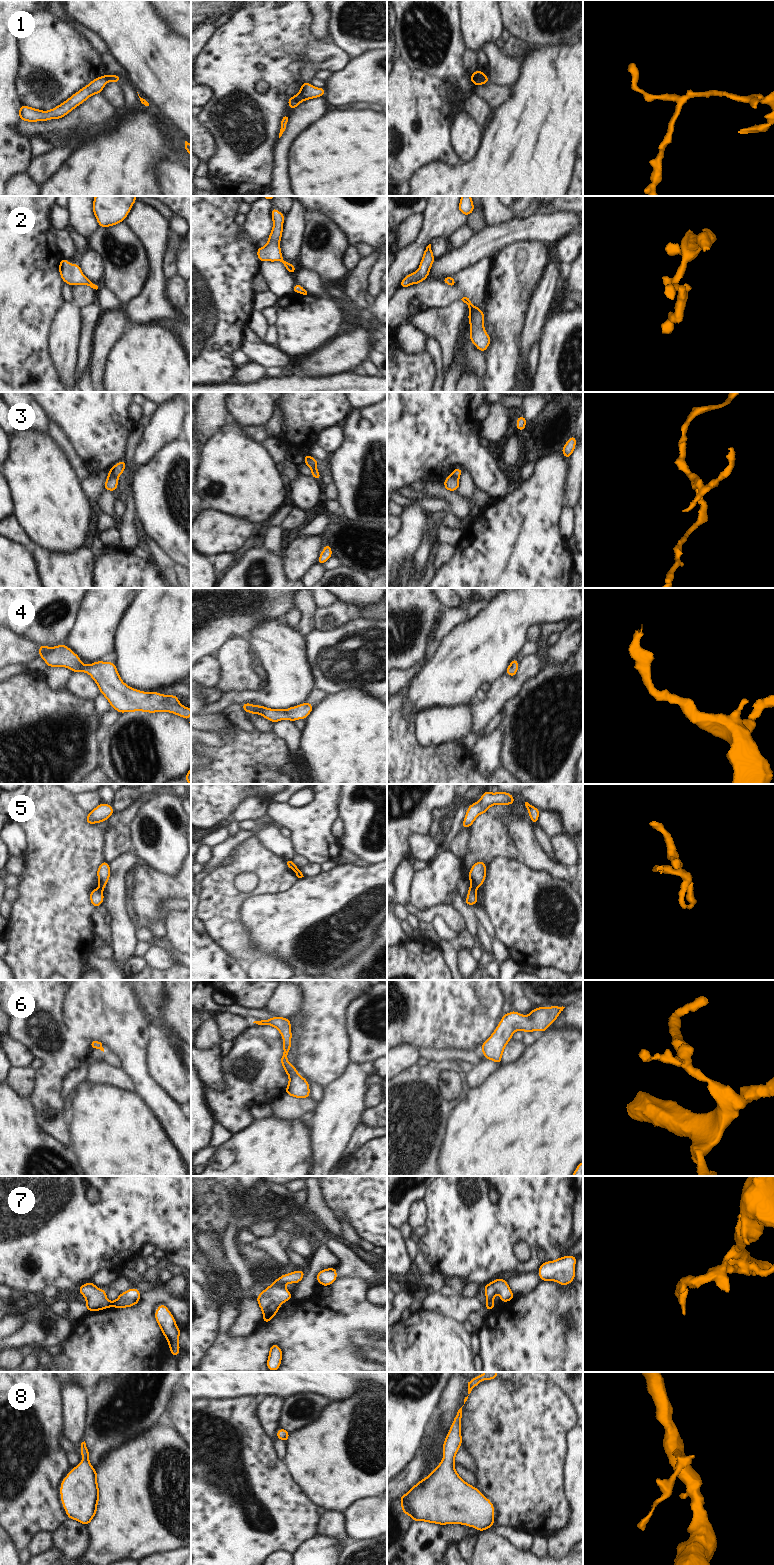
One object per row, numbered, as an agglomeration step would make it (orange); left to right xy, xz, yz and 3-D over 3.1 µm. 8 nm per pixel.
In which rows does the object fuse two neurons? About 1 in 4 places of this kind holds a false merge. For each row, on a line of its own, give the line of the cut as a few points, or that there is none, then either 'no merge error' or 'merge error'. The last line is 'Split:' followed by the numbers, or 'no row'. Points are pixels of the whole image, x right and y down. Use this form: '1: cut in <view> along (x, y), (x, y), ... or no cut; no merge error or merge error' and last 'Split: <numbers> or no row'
1: cut in xz along (299, 93), (305, 99); merge error
2: no cut; no merge error
3: cut in xy along (108, 474), (114, 475), (117, 478); merge error
4: no cut; no merge error
5: cut in yz along (471, 885), (475, 890); merge error
6: no cut; no merge error
7: no cut; no merge error
8: no cut; no merge error
Split: 1, 3, 5

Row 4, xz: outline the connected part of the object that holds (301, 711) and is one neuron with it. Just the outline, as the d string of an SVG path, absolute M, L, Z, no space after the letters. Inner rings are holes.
M250 703L241 704L244 712L249 712L251 714L259 714L269 721L275 723L284 719L288 719L292 722L298 719L305 719L311 713L314 705L310 703L302 703L300 705L289 707L286 710L282 709L270 709L268 707L263 707L261 705L253 706Z

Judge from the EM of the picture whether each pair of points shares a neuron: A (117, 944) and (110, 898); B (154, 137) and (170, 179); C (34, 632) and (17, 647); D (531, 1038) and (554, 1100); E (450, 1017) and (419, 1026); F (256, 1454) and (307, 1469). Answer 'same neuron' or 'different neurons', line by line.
A: same neuron
B: different neurons
C: different neurons
D: different neurons
E: same neuron
F: different neurons

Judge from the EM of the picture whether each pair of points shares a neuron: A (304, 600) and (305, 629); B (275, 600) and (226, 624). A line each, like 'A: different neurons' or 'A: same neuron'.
A: same neuron
B: same neuron

